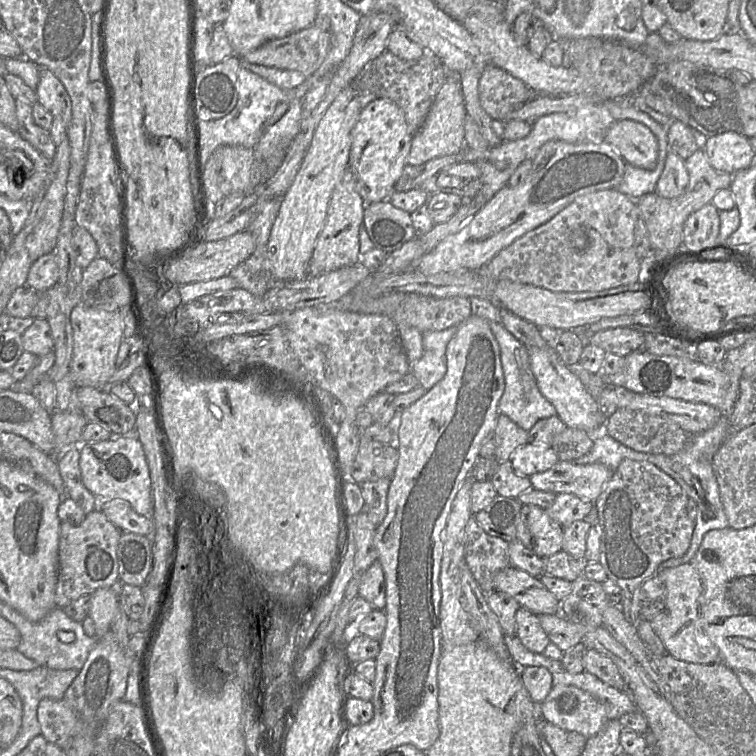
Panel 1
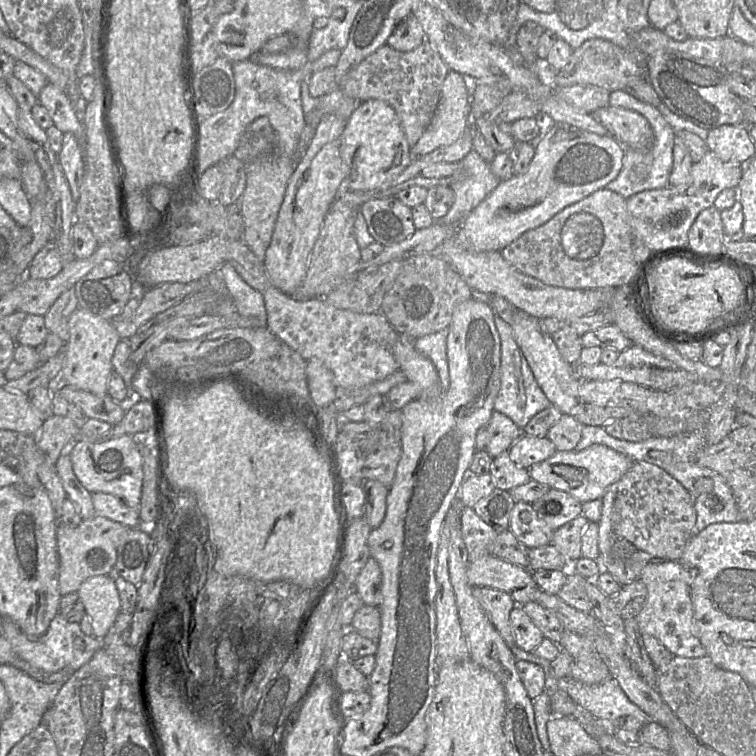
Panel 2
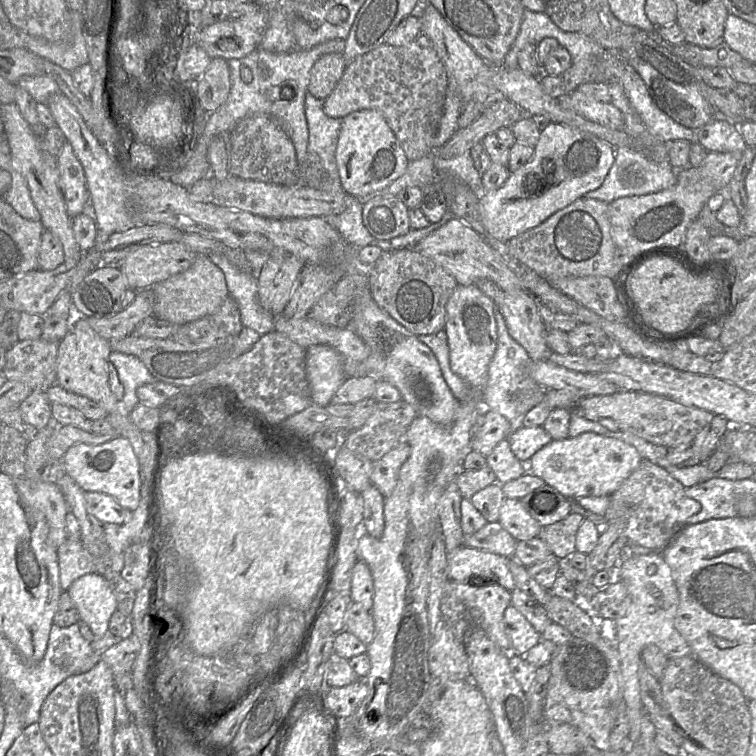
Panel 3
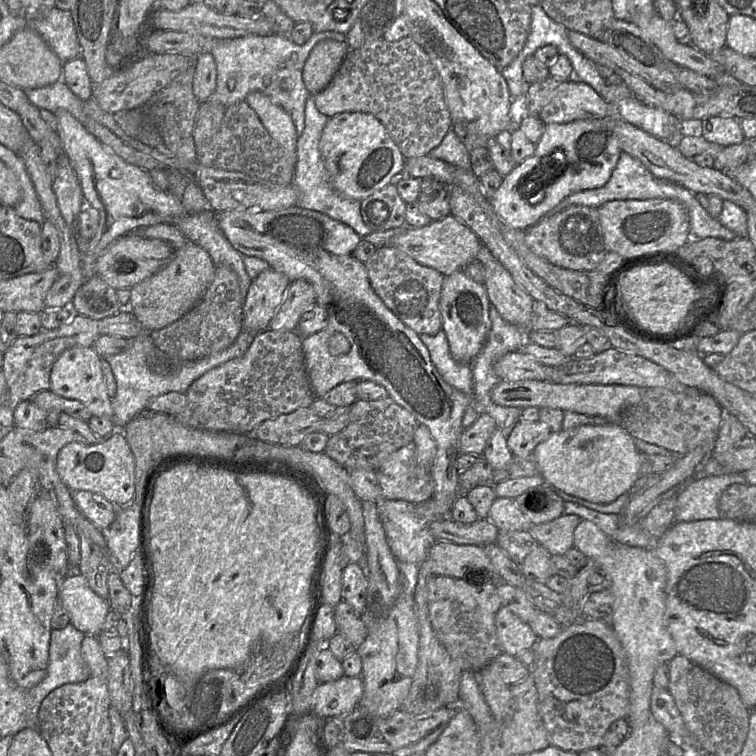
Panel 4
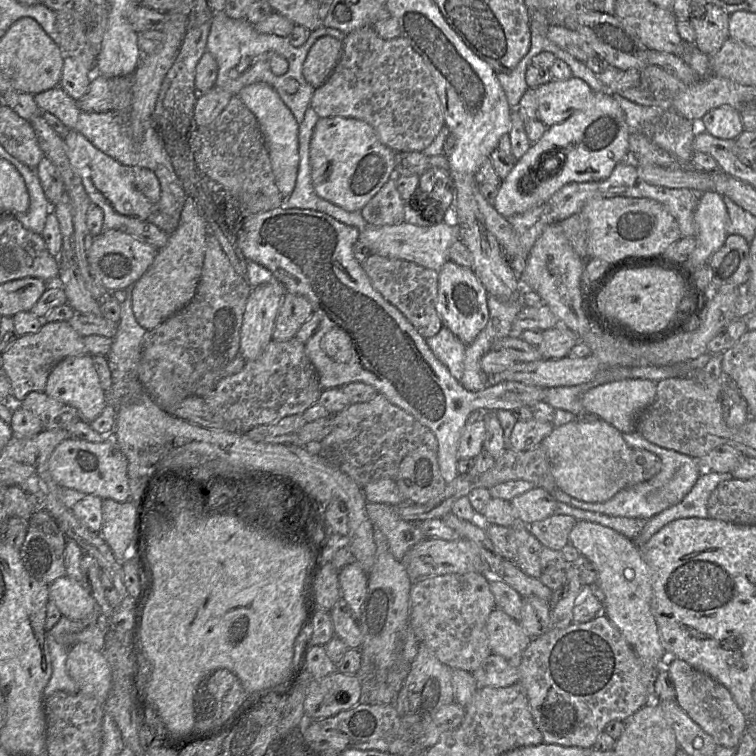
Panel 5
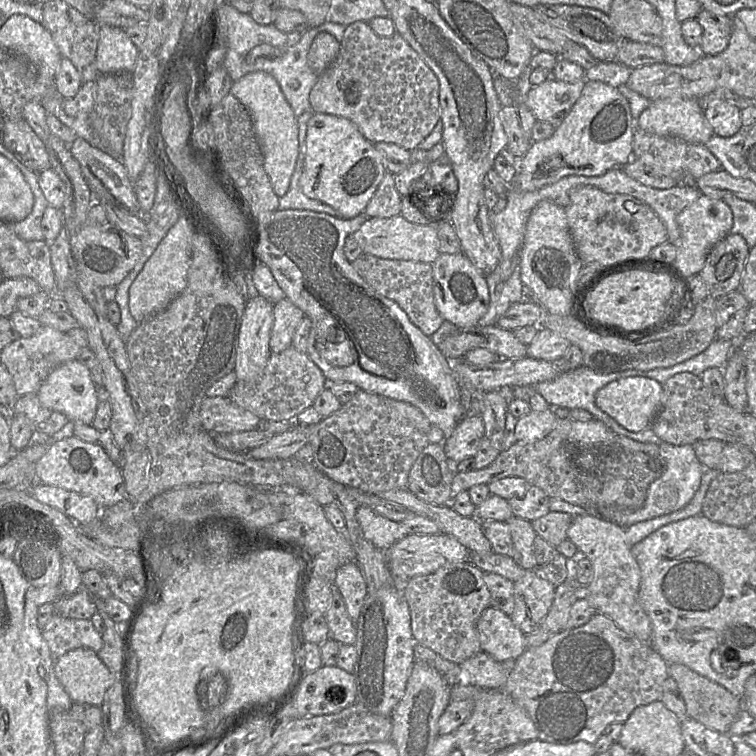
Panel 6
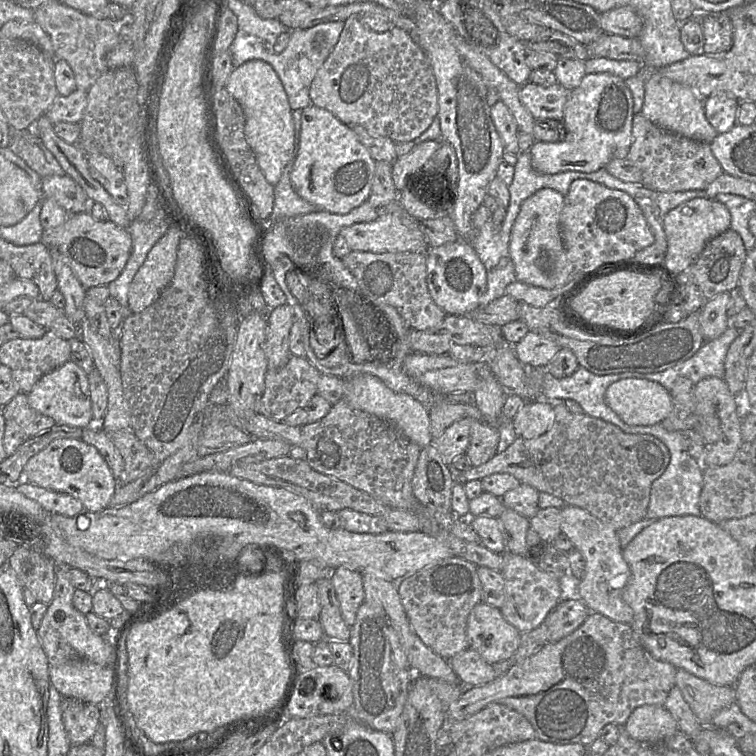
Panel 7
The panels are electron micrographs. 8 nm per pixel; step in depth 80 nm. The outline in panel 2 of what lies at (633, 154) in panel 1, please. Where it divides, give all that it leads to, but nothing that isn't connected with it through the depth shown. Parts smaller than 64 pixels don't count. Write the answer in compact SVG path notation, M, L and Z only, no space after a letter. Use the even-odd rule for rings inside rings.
M604 106L590 113L624 149L647 149L653 134L647 121L634 111Z

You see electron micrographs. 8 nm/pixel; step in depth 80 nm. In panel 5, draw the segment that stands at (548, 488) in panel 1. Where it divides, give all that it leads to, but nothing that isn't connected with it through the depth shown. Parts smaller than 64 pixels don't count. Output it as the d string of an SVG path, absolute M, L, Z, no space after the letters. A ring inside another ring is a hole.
M603 419L595 422L574 420L555 427L541 445L547 453L558 489L571 497L591 503L605 502L628 487L633 449L627 445L622 433Z

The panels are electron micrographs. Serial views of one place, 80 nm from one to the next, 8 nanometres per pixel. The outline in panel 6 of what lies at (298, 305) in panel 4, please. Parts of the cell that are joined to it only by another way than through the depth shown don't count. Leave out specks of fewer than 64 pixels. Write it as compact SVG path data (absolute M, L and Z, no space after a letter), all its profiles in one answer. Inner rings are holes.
M286 297L274 304L269 341L271 353L279 353L292 346L294 332L304 317L304 313Z

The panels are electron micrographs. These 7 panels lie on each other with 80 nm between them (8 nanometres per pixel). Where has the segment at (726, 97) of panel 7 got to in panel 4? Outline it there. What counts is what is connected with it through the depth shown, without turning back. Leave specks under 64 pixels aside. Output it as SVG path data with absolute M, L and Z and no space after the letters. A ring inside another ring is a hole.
M710 116L701 120L701 135L710 142L728 147L745 140L740 121L730 116Z

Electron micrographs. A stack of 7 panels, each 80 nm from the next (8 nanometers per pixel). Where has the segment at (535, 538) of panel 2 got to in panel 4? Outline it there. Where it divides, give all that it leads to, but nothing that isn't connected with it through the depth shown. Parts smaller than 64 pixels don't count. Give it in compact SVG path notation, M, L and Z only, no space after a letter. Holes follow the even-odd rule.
M496 498L492 503L488 520L493 522L499 530L528 530L532 524L517 506L515 499Z

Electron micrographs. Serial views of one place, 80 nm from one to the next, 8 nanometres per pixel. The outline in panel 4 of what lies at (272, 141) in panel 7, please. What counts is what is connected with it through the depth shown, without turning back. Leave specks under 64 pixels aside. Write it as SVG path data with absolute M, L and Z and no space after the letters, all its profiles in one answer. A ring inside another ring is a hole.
M251 92L245 102L257 113L290 165L297 163L298 134L291 116L261 92Z

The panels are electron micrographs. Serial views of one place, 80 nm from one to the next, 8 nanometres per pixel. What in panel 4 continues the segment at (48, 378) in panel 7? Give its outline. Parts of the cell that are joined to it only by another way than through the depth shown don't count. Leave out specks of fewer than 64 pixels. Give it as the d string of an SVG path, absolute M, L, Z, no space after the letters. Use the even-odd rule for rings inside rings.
M93 346L66 349L52 366L49 390L63 398L80 401L92 416L113 419L112 398L107 393L100 358Z

